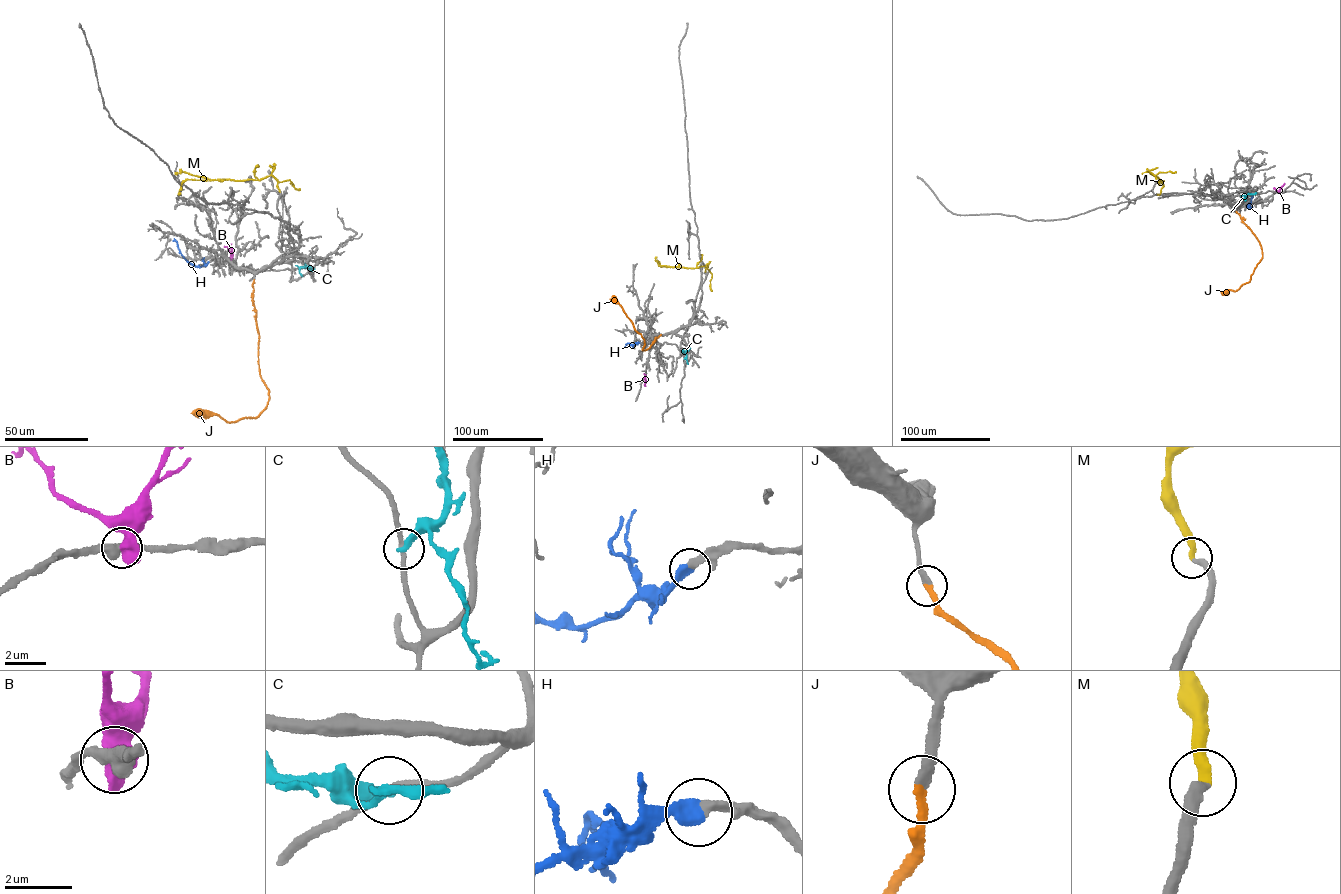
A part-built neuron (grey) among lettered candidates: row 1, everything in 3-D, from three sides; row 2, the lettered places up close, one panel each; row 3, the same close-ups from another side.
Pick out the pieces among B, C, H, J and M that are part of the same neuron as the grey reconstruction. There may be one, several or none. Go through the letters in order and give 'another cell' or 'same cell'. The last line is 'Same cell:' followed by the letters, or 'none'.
B: another cell
C: another cell
H: same cell
J: same cell
M: same cell
Same cell: H, J, M

